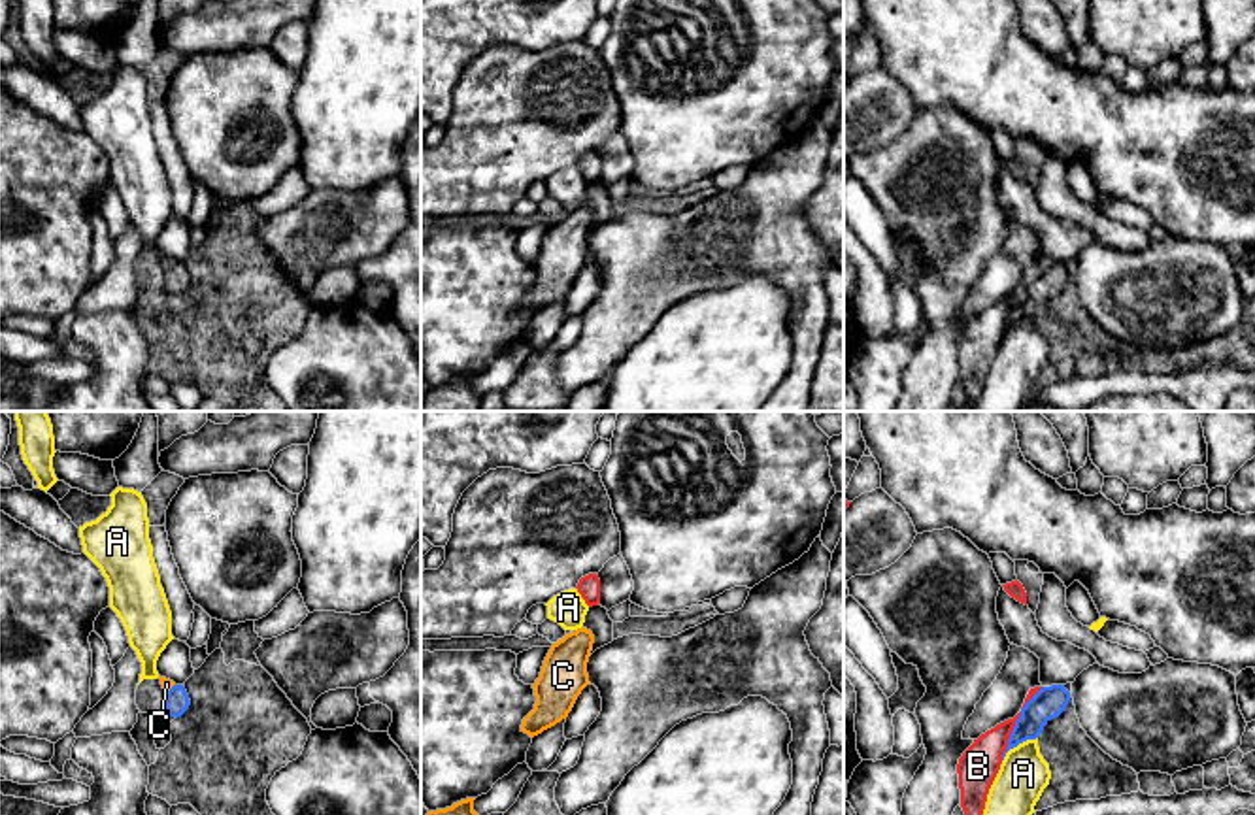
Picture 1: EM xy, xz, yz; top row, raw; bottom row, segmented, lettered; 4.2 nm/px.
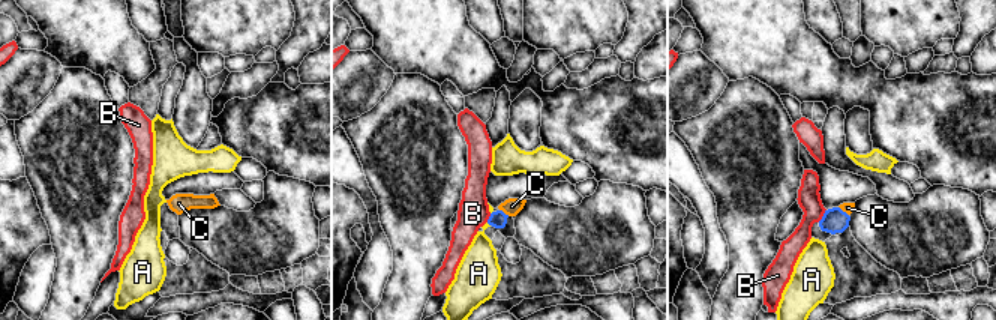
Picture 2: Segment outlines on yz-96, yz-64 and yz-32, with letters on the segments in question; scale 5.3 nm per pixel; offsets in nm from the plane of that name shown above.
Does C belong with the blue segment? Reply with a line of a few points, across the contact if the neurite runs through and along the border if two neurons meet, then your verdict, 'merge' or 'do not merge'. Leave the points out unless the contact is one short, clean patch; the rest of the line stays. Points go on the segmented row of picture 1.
line xy (176, 698), (172, 687), (167, 683); merge

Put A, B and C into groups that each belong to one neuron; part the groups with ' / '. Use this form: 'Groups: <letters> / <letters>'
Groups: A / B / C

